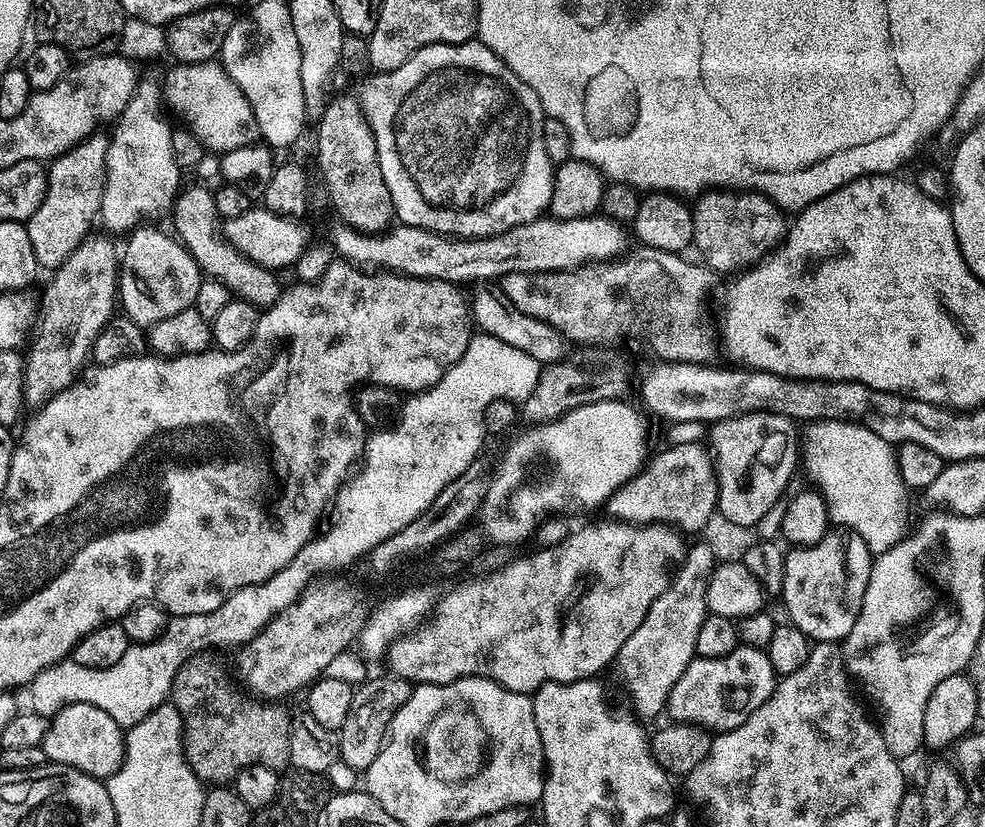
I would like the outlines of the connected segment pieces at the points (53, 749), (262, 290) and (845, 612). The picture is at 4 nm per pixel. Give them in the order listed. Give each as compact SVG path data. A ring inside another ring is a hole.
M67 704L49 719L42 747L53 764L77 768L88 776L104 772L109 777L123 763L125 733L125 729L114 722L106 710L98 710L98 706L89 704Z
M181 187L176 193L176 201L170 209L174 235L183 244L184 249L192 255L205 277L222 282L229 293L237 300L253 304L257 310L271 307L282 293L282 283L275 271L256 264L246 258L236 247L222 235L221 218L218 206L214 206L214 192L208 188ZM220 226L220 228L219 228Z
M829 530L817 544L796 546L791 551L784 558L782 601L784 600L784 608L788 611L787 619L813 642L842 642L850 630L854 630L854 622L858 622L866 586L870 582L874 557L868 543L857 532Z

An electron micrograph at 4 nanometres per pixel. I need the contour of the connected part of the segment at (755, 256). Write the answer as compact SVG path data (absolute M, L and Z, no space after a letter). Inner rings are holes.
M709 190L695 197L691 209L695 247L700 247L703 263L716 274L735 273L763 260L784 239L785 213L761 192Z

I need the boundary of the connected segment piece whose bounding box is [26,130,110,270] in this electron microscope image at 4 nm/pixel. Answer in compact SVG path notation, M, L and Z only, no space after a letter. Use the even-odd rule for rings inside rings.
M96 130L73 148L55 157L47 165L48 185L46 194L26 222L30 234L30 246L34 246L34 256L41 269L55 270L74 254L77 246L93 231L92 223L97 223L100 203L104 193L106 178L106 156L109 137Z

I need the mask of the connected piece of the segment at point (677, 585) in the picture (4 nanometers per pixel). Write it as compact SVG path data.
M697 542L693 548L691 545L668 589L656 599L654 606L650 606L646 618L642 618L642 626L638 626L622 646L618 665L624 671L624 680L632 694L631 707L641 721L649 722L665 711L674 682L678 682L686 666L697 659L698 629L704 617L709 615L706 603L708 577L716 563L714 553L706 543Z

